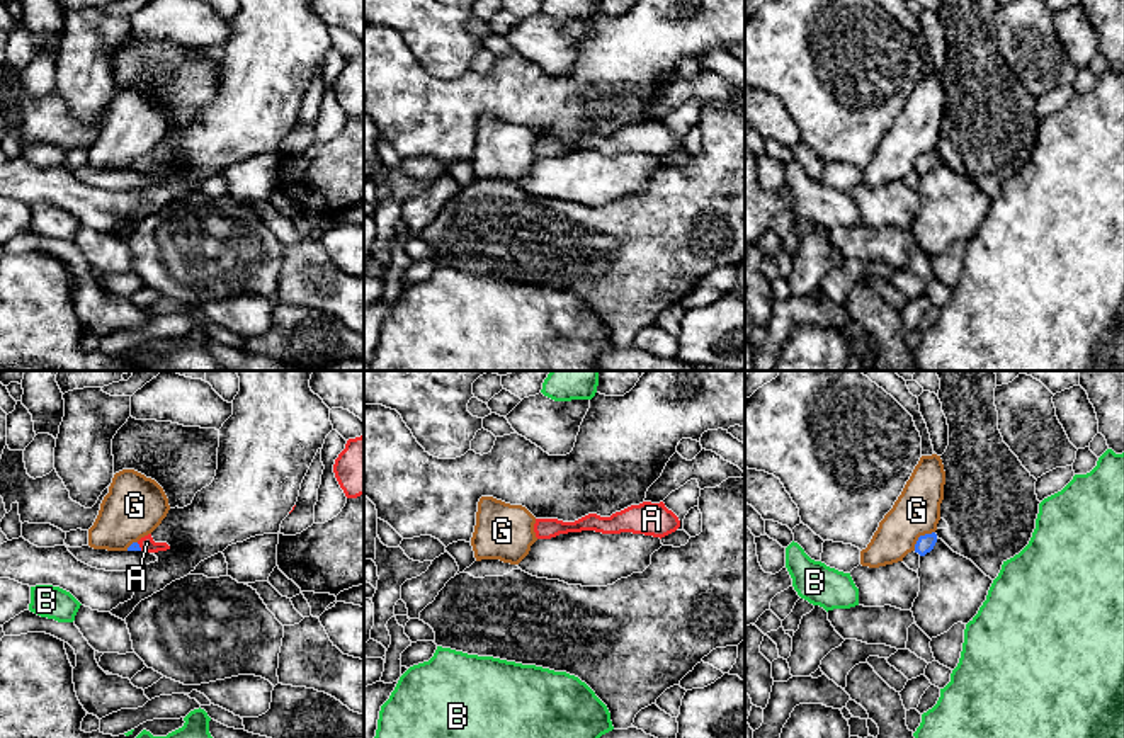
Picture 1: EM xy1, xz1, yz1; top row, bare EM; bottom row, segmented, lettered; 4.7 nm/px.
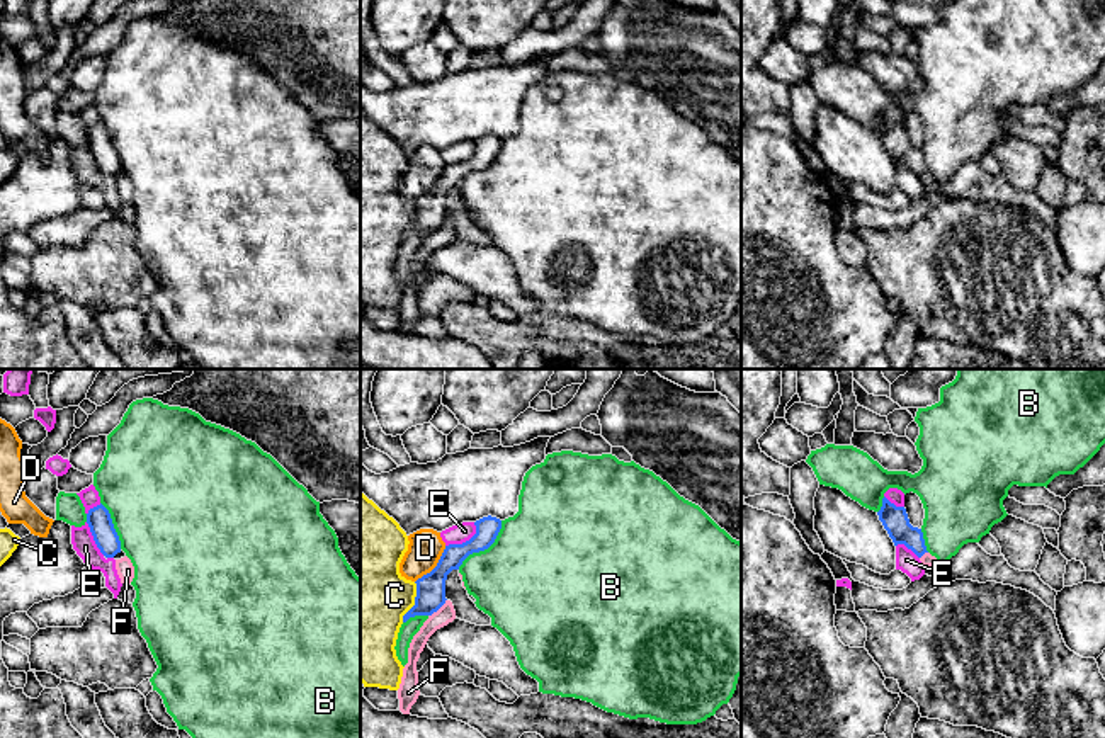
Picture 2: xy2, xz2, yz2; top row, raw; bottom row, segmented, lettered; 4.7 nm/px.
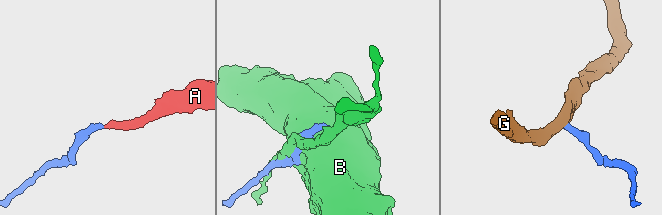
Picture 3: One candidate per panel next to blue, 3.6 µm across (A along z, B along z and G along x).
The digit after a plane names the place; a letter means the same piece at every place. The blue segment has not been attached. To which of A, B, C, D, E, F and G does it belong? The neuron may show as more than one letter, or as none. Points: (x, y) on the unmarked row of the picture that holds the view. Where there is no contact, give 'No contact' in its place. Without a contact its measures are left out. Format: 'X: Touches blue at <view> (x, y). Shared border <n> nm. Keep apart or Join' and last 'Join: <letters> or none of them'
A: Touches blue at xy1 (138, 165). Shared border 50 nm. Join
B: Touches blue at xz2 (485, 167). Shared border 320 nm. Keep apart
C: Touches blue at xz2 (415, 221). Shared border 200 nm. Keep apart
D: Touches blue at xz2 (436, 186). Shared border 220 nm. Keep apart
E: Touches blue at xz2 (466, 160). Shared border 180 nm. Keep apart
F: Touches blue at xz2 (437, 228). Shared border 120 nm. Keep apart
G: Touches blue at yz1 (920, 155). Shared border 140 nm. Keep apart
Join: A

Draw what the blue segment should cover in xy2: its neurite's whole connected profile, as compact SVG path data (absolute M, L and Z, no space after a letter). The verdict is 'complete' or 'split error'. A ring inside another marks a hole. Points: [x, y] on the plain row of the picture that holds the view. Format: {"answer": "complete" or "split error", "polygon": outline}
{"answer": "complete", "polygon": "M102 122L88 129L87 143L97 167L105 177L114 177L121 172L119 155L114 148L109 129Z"}

